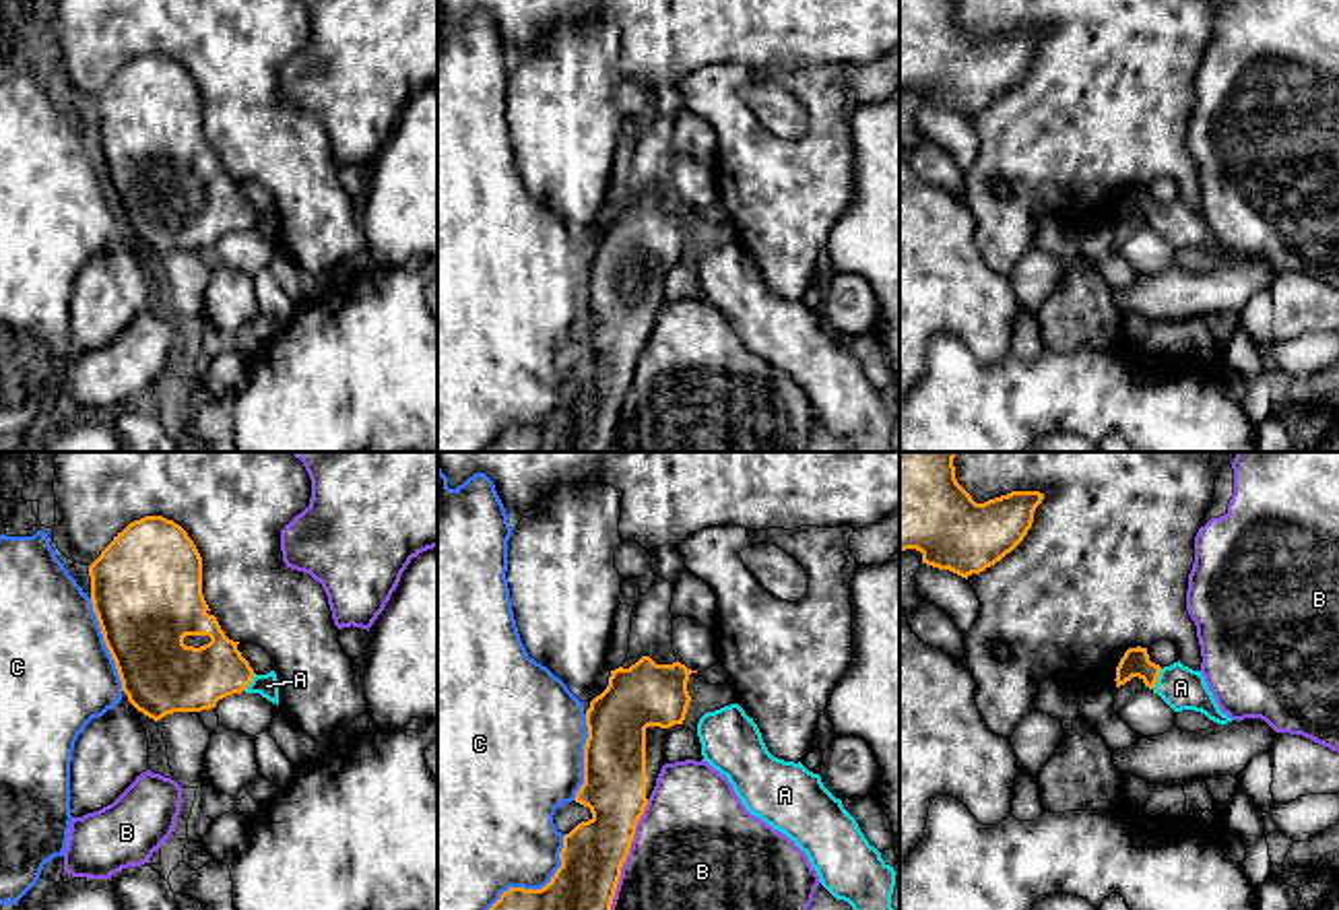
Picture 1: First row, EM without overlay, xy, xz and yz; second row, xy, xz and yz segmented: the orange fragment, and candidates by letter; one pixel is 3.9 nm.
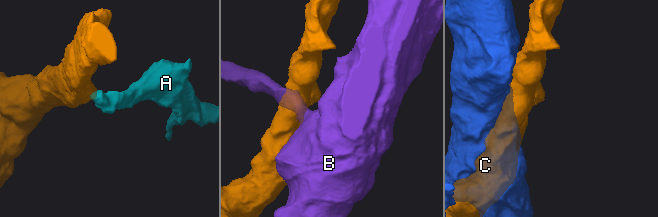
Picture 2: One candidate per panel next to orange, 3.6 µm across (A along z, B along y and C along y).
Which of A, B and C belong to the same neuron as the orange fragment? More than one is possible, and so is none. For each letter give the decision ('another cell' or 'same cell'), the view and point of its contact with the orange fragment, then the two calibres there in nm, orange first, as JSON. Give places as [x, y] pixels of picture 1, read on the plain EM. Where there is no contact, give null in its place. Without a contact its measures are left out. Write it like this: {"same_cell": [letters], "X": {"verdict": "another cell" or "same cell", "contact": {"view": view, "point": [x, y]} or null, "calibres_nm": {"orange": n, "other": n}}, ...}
{"same_cell": ["A"], "A": {"verdict": "same cell", "contact": {"view": "xy", "point": [250, 219]}, "calibres_nm": {"orange": 260, "other": 90}}, "B": {"verdict": "another cell", "contact": {"view": "xz", "point": [626, 395]}, "calibres_nm": {"orange": 260, "other": 500}}, "C": {"verdict": "another cell", "contact": {"view": "xz", "point": [541, 426]}, "calibres_nm": {"orange": 300, "other": 400}}}

